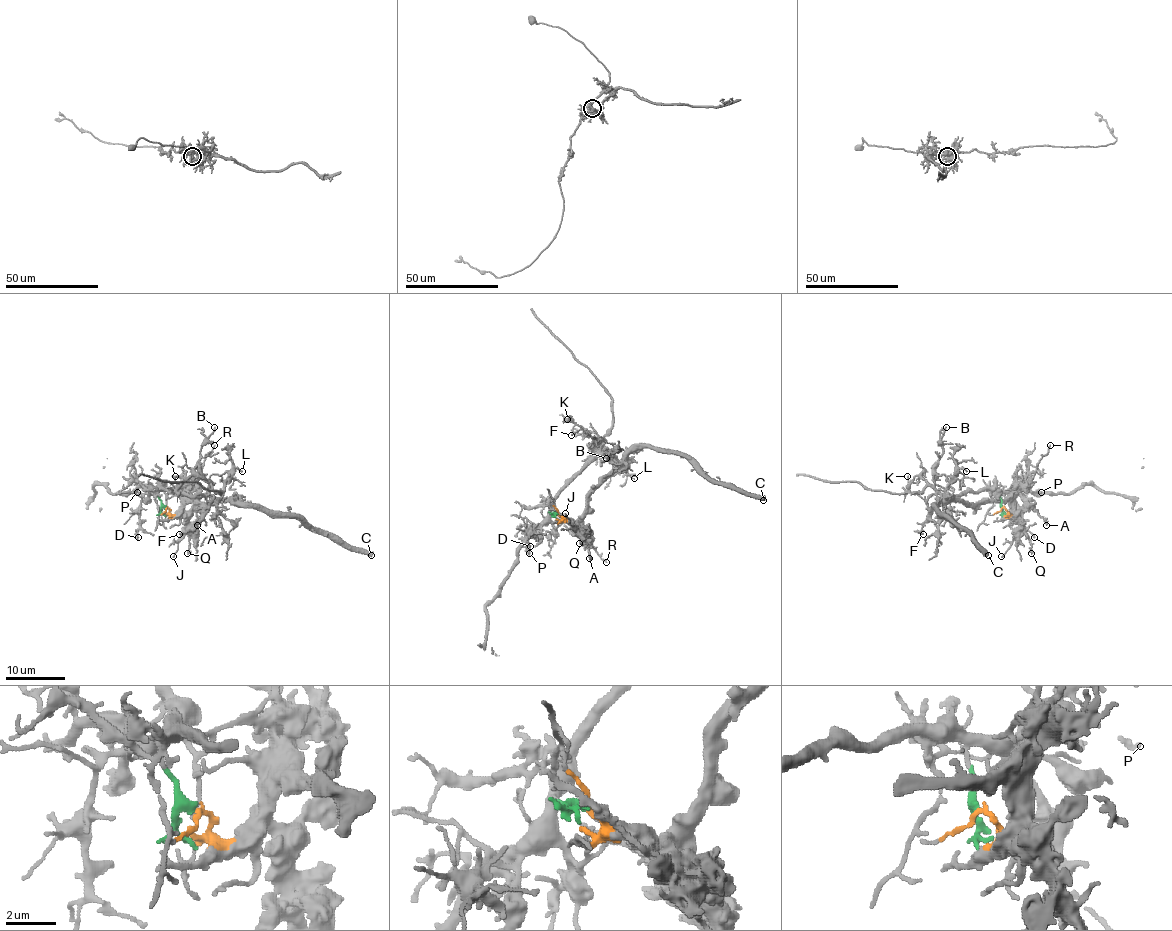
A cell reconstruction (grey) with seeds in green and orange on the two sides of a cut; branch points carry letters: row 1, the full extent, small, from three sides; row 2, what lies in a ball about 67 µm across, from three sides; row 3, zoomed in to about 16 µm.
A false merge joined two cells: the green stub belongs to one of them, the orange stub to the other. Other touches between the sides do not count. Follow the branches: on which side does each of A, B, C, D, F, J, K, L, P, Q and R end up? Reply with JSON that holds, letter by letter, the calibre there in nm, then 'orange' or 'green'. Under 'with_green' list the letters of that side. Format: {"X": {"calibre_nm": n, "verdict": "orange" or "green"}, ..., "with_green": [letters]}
{"A": {"calibre_nm": 240, "verdict": "orange"}, "B": {"calibre_nm": 110, "verdict": "green"}, "C": {"calibre_nm": 550, "verdict": "orange"}, "D": {"calibre_nm": 160, "verdict": "green"}, "F": {"calibre_nm": 130, "verdict": "green"}, "J": {"calibre_nm": 160, "verdict": "orange"}, "K": {"calibre_nm": 120, "verdict": "green"}, "L": {"calibre_nm": 110, "verdict": "green"}, "P": {"calibre_nm": 220, "verdict": "green"}, "Q": {"calibre_nm": 220, "verdict": "orange"}, "R": {"calibre_nm": 110, "verdict": "orange"}, "with_green": ["B", "D", "F", "K", "L", "P"]}

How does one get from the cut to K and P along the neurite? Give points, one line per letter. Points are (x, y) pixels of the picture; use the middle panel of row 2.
K: (557, 514), (550, 511), (551, 499), (602, 443), (593, 432), (586, 432), (565, 420), (568, 419)
P: (557, 514), (550, 511), (529, 534), (526, 543), (529, 553)

